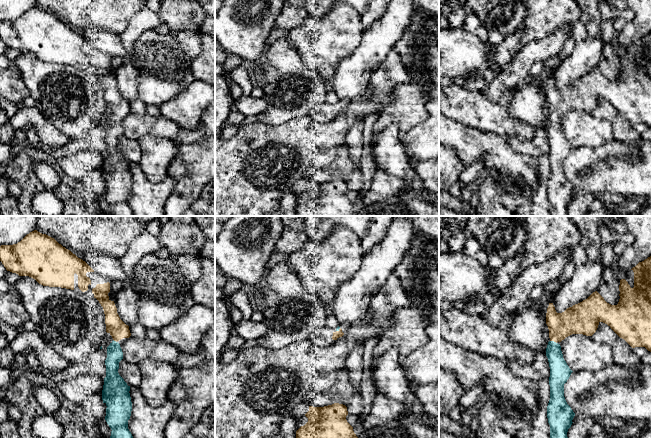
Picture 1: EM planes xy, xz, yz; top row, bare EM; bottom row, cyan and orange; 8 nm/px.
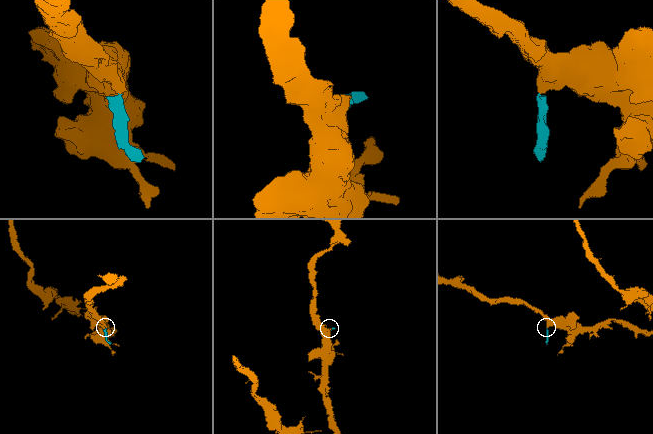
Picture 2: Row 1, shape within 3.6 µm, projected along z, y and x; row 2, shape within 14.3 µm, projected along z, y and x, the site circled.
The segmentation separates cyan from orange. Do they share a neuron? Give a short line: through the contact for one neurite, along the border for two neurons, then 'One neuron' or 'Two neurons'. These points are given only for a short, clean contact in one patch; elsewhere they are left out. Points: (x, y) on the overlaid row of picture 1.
Line: yz (559, 370), (553, 352), (553, 341), (574, 320). One neuron

